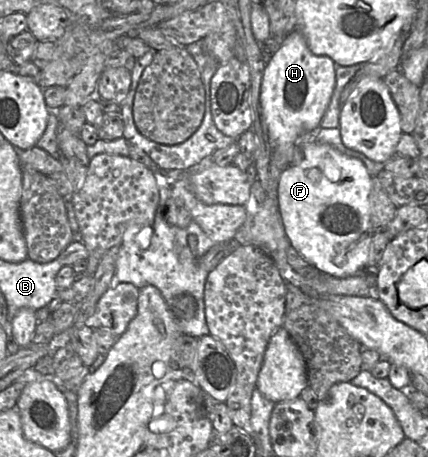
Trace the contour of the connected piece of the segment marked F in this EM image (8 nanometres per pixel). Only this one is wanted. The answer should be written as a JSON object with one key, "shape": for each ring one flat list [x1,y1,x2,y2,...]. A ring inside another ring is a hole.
{"shape":[[310,142,302,147,303,159,296,166,286,167,280,174,278,182,278,203,279,211,284,224,285,232,291,245,299,252,299,254,320,272,337,278,346,278,357,273,363,273,366,270,371,239,373,232,370,225,370,192,372,188,372,177,368,173,365,165,359,159,349,157,329,144]]}

